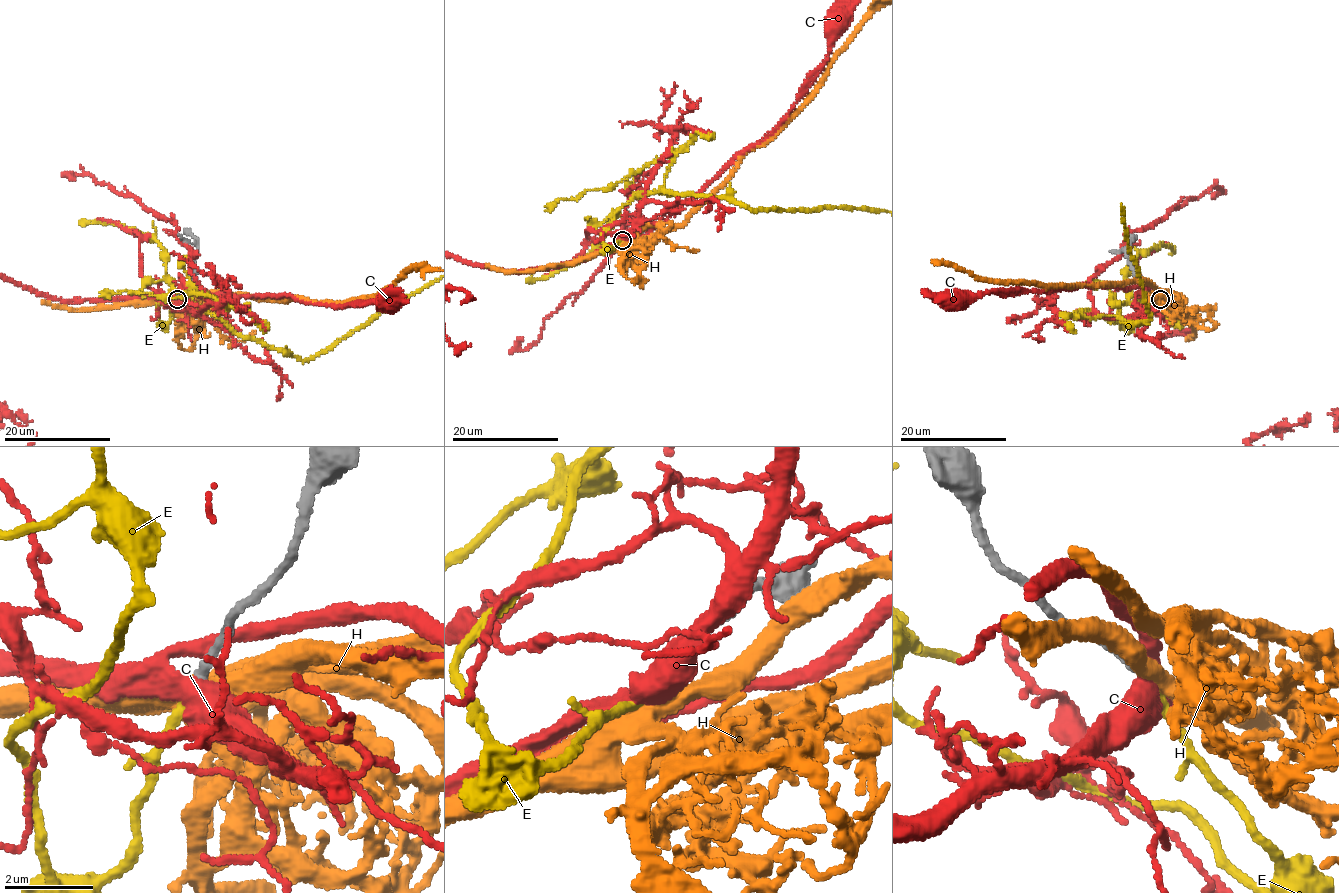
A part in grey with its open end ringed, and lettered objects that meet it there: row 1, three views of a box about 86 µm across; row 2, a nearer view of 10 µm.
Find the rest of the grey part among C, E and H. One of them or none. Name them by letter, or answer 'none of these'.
E

